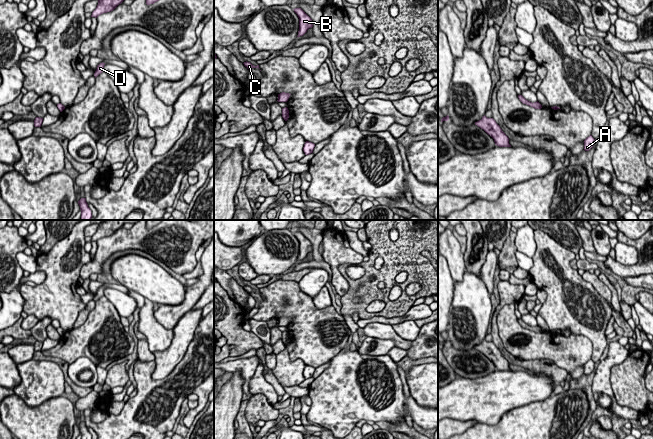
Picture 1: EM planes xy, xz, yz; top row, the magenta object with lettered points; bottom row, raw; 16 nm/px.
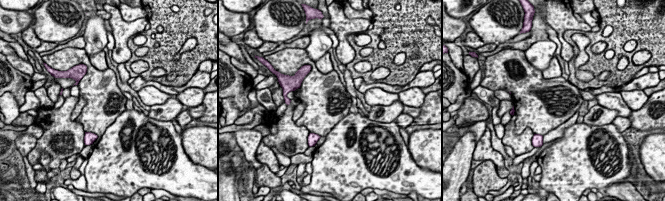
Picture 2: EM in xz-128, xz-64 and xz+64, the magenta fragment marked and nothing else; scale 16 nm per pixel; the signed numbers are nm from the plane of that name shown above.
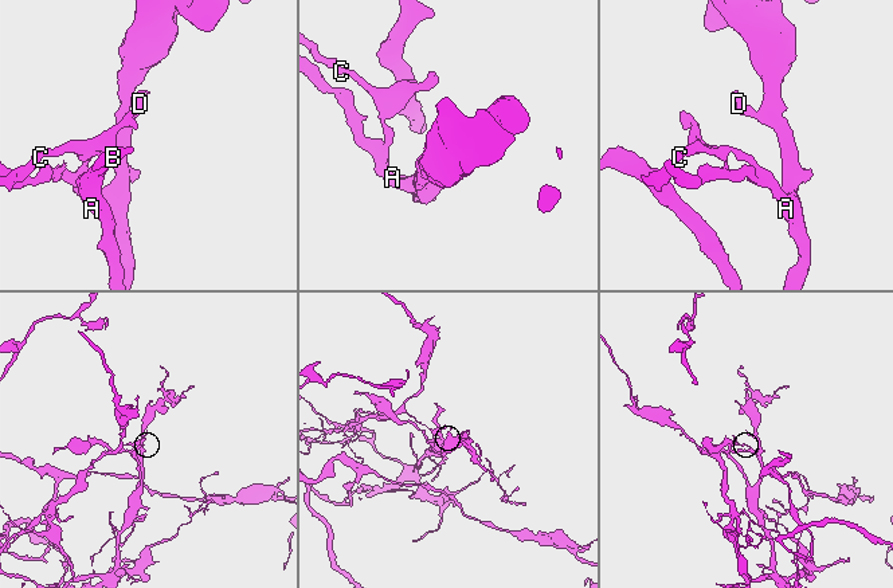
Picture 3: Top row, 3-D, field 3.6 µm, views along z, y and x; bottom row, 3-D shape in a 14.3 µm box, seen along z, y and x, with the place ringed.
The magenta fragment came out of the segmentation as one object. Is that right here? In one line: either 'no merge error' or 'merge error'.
merge error

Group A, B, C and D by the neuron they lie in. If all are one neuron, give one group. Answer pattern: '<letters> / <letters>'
A B D / C

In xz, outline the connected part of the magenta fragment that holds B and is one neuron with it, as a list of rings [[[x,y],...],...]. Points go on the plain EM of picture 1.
[[[295,232],[293,234],[299,242],[299,255],[297,261],[300,261],[303,260],[309,252],[313,251],[313,246],[301,232]]]

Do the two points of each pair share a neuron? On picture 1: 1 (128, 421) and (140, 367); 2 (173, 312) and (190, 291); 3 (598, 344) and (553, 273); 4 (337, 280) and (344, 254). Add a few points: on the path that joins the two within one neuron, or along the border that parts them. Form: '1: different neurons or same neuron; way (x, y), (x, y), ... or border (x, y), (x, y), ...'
1: same neuron; way (136, 408), (143, 399), (143, 380)
2: same neuron; way (179, 310), (190, 297)
3: same neuron; way (593, 326), (590, 319), (570, 299), (567, 291)
4: same neuron; way (336, 274), (335, 263), (338, 260)

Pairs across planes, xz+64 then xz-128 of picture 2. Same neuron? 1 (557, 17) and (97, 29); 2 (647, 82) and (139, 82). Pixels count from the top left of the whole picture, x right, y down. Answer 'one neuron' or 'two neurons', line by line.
1: two neurons
2: one neuron

